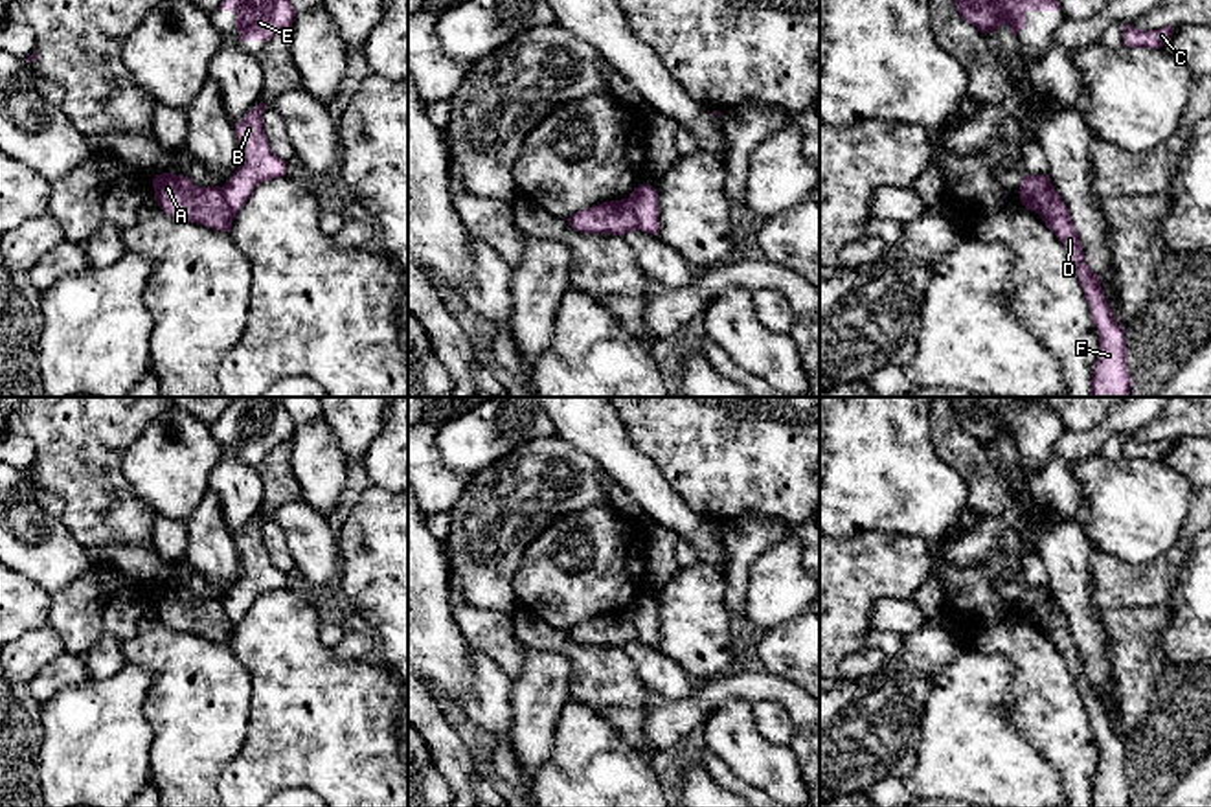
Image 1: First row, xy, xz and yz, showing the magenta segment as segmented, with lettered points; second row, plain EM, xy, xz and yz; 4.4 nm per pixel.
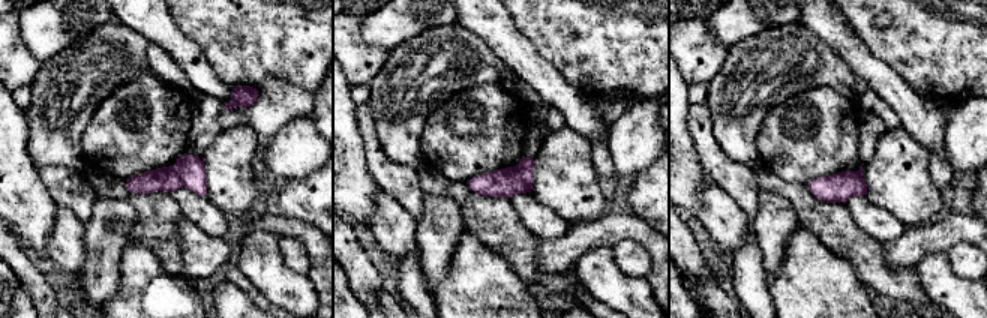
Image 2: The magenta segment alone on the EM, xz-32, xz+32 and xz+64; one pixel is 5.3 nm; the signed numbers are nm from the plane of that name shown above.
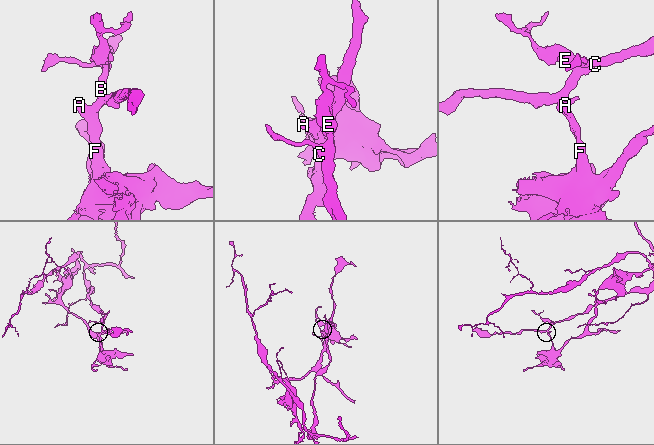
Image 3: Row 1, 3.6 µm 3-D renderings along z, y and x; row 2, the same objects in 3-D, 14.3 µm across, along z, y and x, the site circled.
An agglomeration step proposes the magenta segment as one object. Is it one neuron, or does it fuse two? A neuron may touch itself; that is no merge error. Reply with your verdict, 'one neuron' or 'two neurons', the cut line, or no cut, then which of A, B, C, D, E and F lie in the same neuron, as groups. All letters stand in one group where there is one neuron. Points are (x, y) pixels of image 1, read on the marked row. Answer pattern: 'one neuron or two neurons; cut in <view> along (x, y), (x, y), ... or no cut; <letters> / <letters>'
two neurons; cut in xz along (627, 199), (640, 227); A D F / B C E

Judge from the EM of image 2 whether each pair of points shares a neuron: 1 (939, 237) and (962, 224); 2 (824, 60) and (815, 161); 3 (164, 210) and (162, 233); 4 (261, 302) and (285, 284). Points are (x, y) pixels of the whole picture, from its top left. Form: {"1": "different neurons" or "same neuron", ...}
{"1": "same neuron", "2": "different neurons", "3": "same neuron", "4": "different neurons"}

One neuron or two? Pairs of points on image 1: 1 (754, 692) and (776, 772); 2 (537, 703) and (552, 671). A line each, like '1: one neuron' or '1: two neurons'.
1: two neurons
2: one neuron

